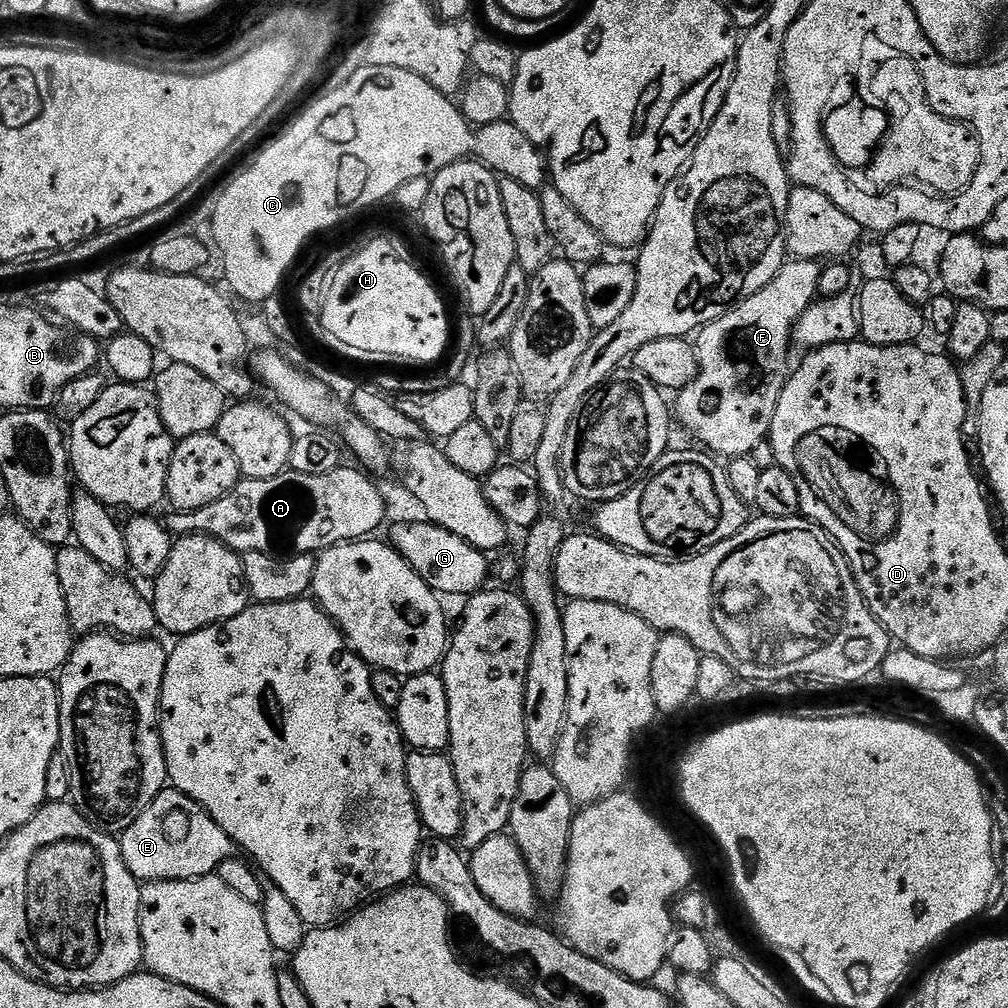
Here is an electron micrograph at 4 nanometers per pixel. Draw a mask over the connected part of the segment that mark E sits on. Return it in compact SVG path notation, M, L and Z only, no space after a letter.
M166 788L152 800L150 806L121 833L120 849L123 861L133 877L141 882L153 880L192 880L194 877L213 875L220 864L235 855L236 847L232 839L213 819L206 814L204 808L198 806L188 795L173 788Z

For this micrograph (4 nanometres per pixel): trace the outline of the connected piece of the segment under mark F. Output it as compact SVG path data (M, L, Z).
M789 259L778 270L778 274L774 274L774 278L762 286L762 290L733 304L717 320L704 325L695 333L694 347L700 372L692 382L679 389L677 396L680 397L676 404L674 400L674 416L698 439L704 440L705 449L724 458L735 458L751 454L758 442L769 439L774 410L778 410L778 398L790 375L788 347L791 349L794 344L792 329L809 304L817 299L820 269L821 265L814 260Z

